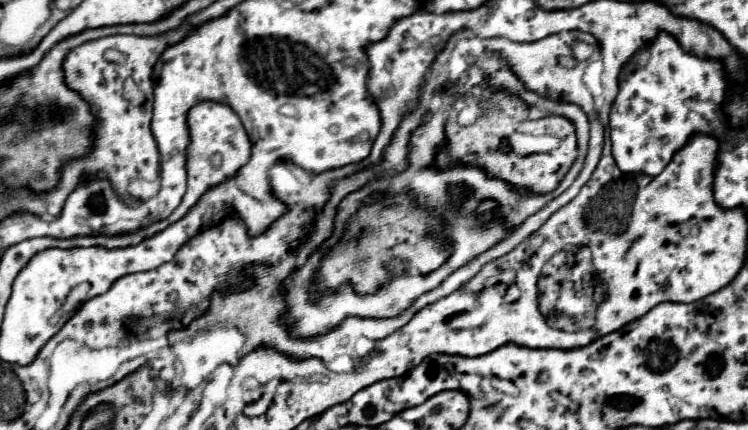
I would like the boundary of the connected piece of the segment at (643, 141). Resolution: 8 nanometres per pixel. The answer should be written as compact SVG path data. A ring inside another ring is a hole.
M660 31L652 43L632 55L632 59L622 67L618 87L620 91L610 111L612 155L622 173L658 175L672 161L674 151L680 151L692 135L698 131L714 133L708 119L694 109L688 109L686 103L722 103L728 79L720 59L702 59L686 53L670 33Z

